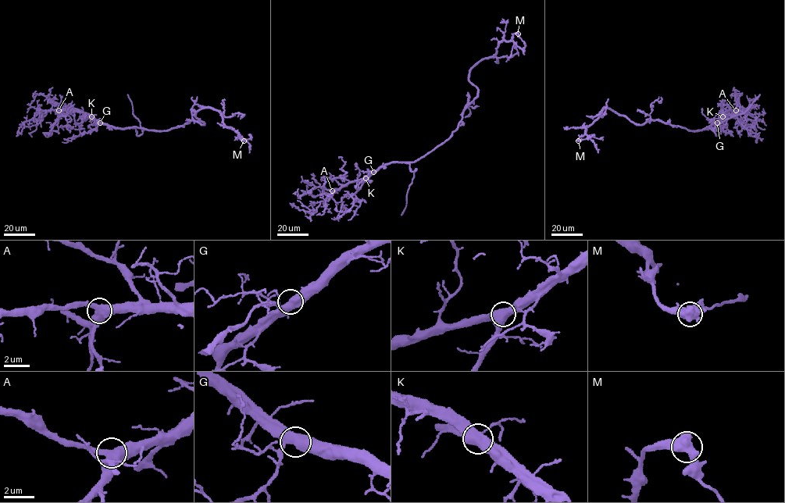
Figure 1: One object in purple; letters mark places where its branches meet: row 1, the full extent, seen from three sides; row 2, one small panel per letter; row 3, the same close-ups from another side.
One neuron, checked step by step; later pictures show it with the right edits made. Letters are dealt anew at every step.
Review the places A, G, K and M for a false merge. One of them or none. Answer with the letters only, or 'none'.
none

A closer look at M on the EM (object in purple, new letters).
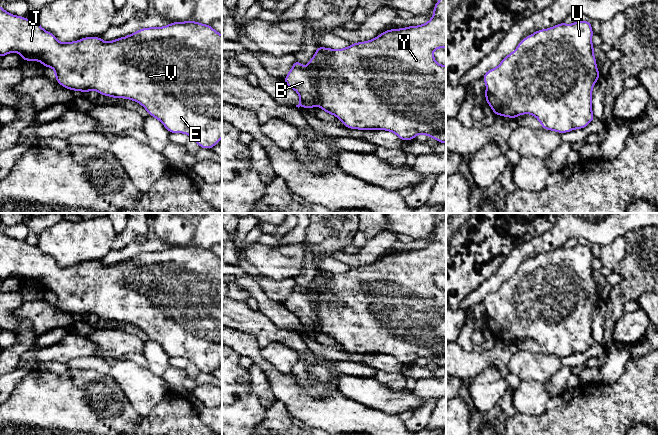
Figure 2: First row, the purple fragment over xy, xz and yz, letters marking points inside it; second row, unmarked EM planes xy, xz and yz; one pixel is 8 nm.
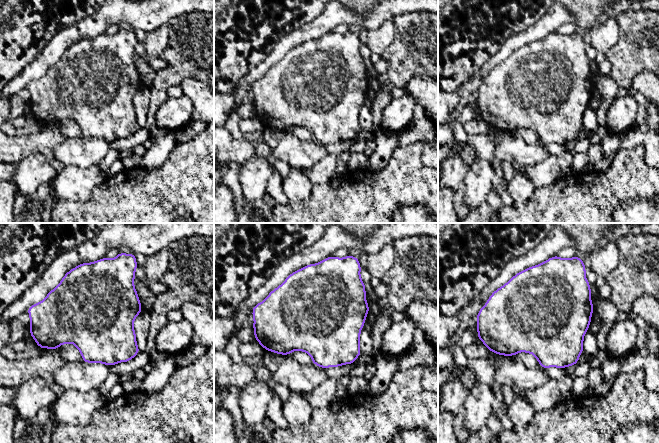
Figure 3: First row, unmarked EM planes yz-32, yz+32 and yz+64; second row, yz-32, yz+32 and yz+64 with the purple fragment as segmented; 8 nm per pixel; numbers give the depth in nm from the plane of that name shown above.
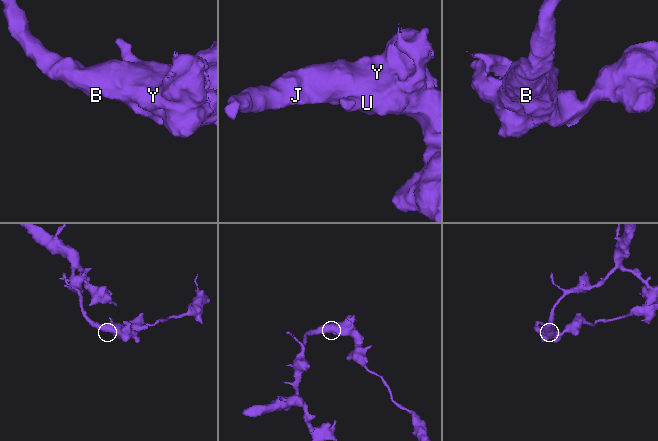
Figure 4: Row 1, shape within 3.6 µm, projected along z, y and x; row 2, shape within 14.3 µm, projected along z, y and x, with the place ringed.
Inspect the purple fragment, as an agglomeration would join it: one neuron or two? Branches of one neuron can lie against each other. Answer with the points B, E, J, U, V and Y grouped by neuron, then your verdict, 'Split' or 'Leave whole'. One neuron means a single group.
Groups: B E J U V Y. Leave whole

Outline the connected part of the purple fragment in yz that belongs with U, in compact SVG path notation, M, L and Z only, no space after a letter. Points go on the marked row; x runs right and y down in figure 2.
M578 20L573 24L562 22L524 38L496 68L488 70L483 76L486 102L494 114L514 119L522 114L531 114L539 120L543 129L558 133L585 128L595 118L592 113L592 89L600 77L592 36L591 22Z

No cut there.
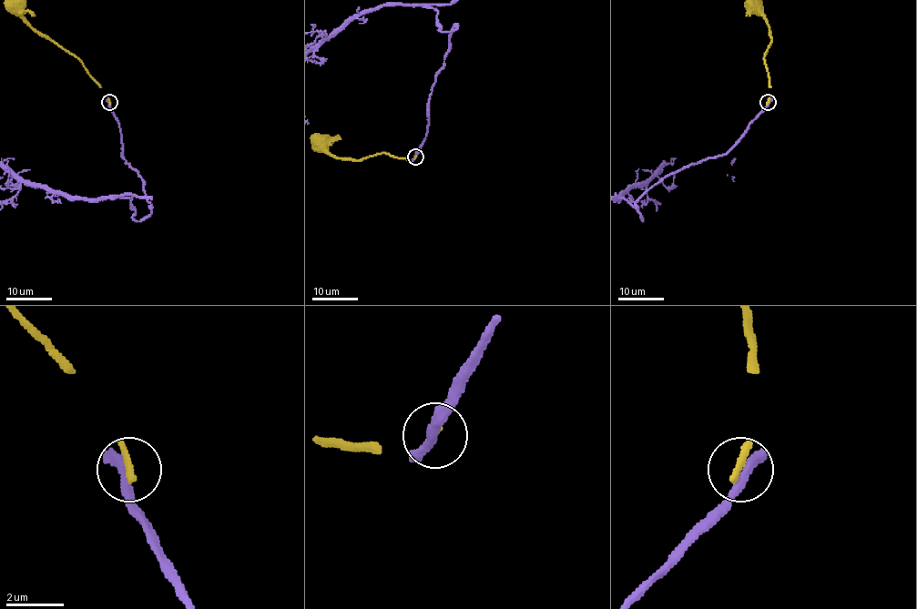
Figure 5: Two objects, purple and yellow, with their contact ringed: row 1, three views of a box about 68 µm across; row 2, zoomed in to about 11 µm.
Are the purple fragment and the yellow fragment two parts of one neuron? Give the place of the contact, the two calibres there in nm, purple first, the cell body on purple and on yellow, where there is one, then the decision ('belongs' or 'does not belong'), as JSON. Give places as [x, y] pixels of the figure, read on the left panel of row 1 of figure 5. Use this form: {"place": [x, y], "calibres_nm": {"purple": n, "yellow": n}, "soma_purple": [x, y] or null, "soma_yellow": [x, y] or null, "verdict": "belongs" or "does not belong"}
{"place": [109, 102], "calibres_nm": {"purple": 460, "yellow": 280}, "soma_purple": null, "soma_yellow": [15, 5], "verdict": "does not belong"}

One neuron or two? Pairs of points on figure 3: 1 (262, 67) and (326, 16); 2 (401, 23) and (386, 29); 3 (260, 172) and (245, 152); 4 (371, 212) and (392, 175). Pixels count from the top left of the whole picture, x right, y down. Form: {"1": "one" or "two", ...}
{"1": "one", "2": "two", "3": "two", "4": "one"}

